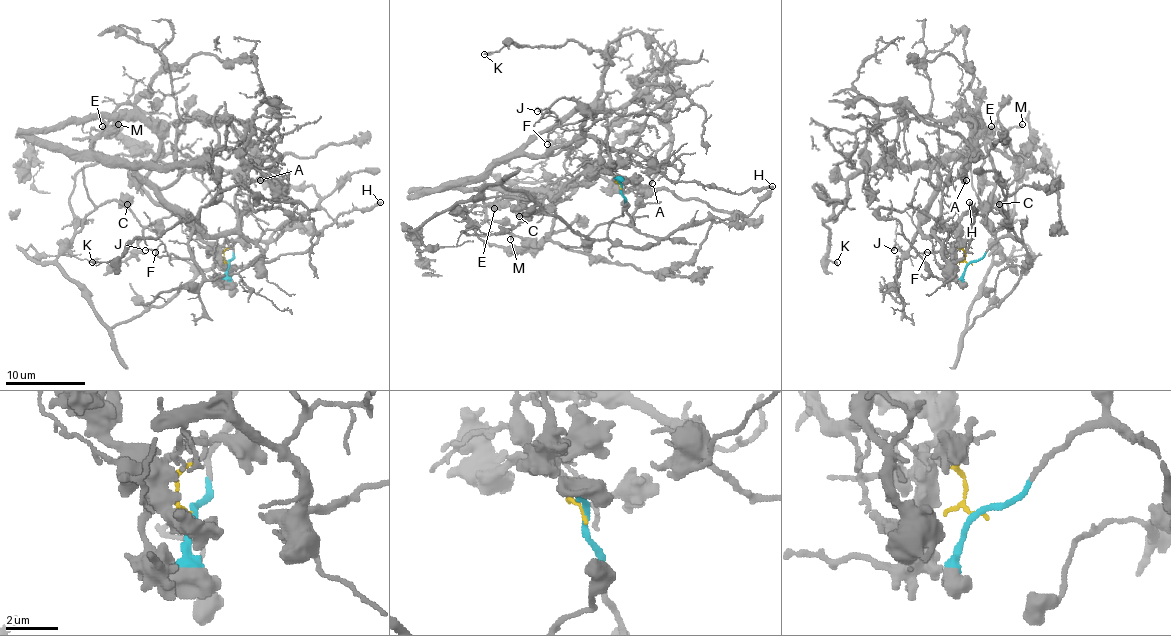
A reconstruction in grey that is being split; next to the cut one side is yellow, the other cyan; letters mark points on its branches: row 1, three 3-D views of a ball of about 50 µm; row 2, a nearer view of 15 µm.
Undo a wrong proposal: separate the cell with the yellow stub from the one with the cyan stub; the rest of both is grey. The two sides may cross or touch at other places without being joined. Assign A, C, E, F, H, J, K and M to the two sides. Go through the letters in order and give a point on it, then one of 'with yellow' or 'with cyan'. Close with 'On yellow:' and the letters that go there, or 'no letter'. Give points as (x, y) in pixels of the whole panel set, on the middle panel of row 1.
A: place (652, 183); with yellow
C: place (519, 216); with cyan
E: place (494, 208); with yellow
F: place (547, 144); with yellow
H: place (772, 186); with yellow
J: place (537, 111); with yellow
K: place (484, 54); with yellow
M: place (510, 239); with yellow
On yellow: A, E, F, H, J, K, M

